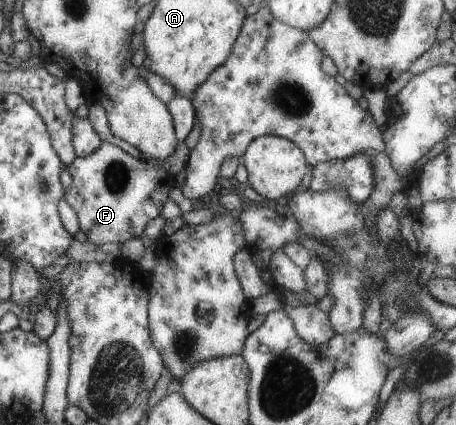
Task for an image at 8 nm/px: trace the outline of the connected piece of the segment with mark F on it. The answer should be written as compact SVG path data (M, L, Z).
M102 143L97 150L84 157L77 157L65 166L71 175L71 186L64 189L63 198L74 210L78 228L85 234L86 242L105 244L123 243L133 237L141 237L147 222L160 214L163 203L168 199L167 191L176 180L162 177L159 165L154 161L133 158L111 143Z

